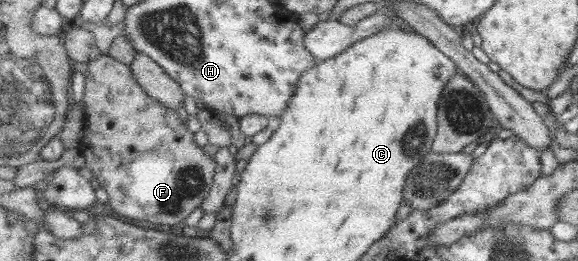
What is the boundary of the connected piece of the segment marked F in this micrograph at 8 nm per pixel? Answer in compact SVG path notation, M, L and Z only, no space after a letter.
M108 55L91 60L88 65L83 97L87 125L79 149L92 176L109 195L113 213L161 226L181 224L207 200L219 164L196 145L194 133L180 121L176 109L168 108L147 93L130 66Z

